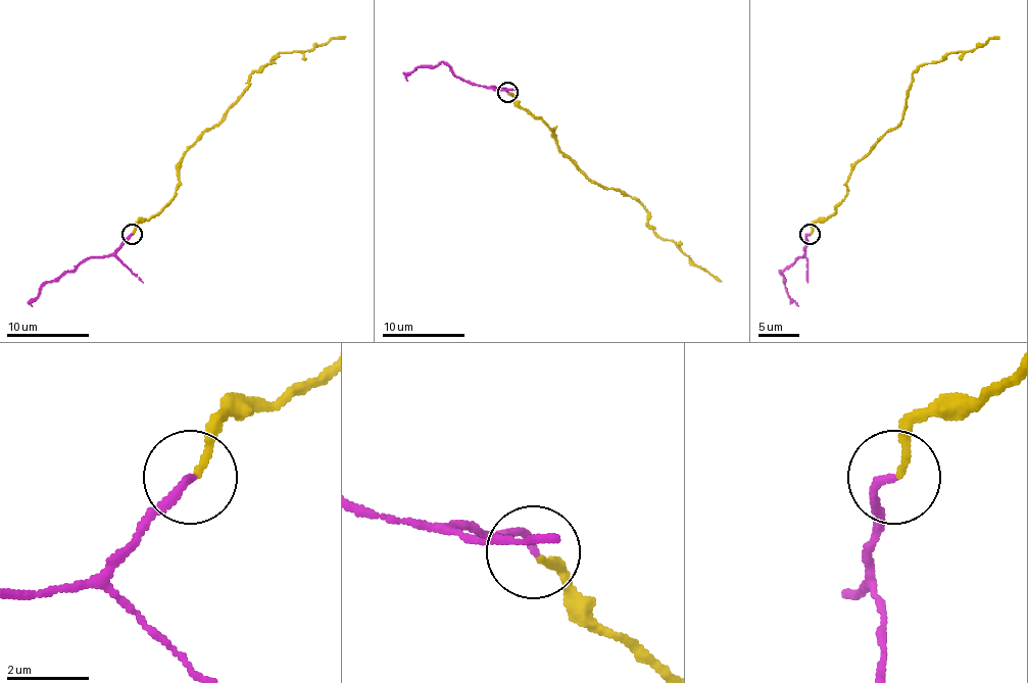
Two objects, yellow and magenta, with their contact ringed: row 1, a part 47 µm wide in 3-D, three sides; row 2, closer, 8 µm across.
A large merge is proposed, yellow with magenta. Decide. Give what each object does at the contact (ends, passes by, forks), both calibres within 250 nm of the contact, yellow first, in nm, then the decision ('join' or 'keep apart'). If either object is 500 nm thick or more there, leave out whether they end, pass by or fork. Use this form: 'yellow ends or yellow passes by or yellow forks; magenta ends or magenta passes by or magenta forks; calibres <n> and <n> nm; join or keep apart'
yellow ends; magenta ends; calibres 150 and 190 nm; keep apart

